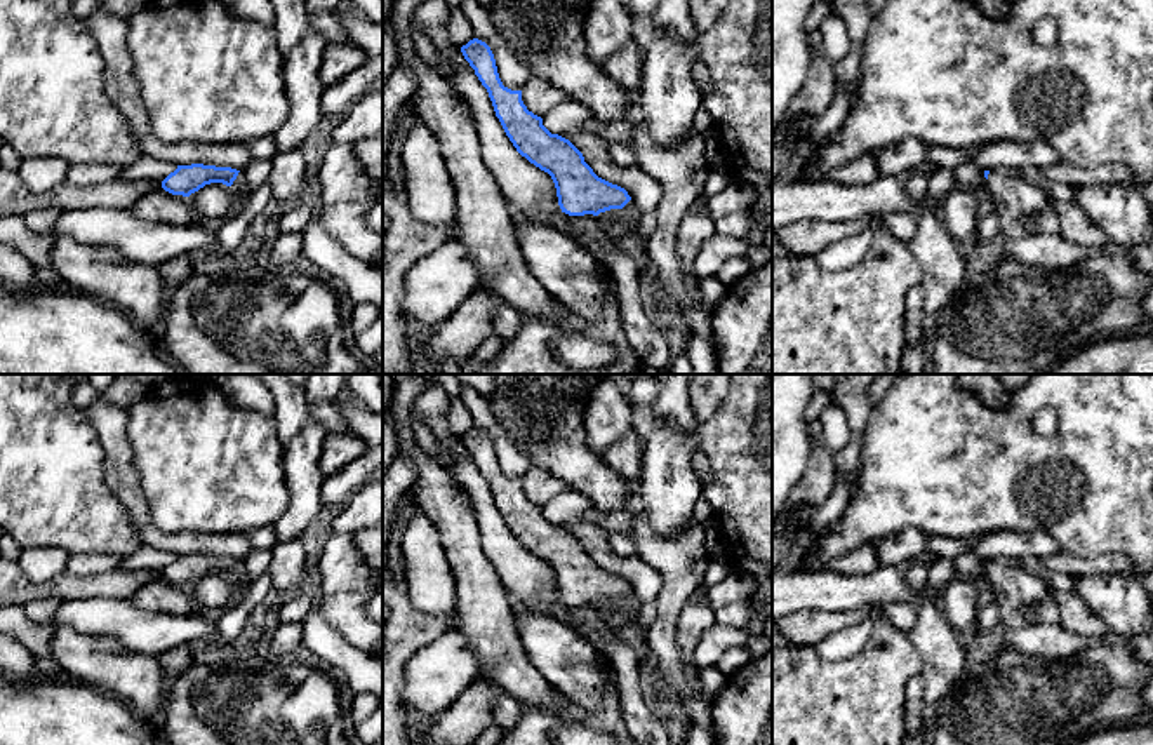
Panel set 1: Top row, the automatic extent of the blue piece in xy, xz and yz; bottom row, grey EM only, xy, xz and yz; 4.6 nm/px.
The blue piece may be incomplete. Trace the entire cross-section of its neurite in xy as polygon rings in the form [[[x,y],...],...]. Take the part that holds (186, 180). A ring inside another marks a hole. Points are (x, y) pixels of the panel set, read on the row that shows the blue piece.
[[[203,164],[177,165],[177,169],[162,181],[162,188],[172,195],[190,197],[210,183],[230,186],[235,197],[240,197],[243,202],[247,202],[252,193],[243,171]]]

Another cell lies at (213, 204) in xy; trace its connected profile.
[[[210,183],[190,195],[197,216],[207,225],[219,225],[233,214],[235,193],[223,183]]]

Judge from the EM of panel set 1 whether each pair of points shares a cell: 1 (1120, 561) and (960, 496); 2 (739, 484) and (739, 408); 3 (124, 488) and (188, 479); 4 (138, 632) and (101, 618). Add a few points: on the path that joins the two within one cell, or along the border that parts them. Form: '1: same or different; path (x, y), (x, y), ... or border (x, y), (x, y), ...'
1: different; border (1066, 552), (1077, 557), (1122, 552), (1134, 573)
2: same; path (739, 465), (739, 427)
3: different; border (131, 446), (131, 462), (153, 524)
4: same; path (129, 625), (110, 618)

